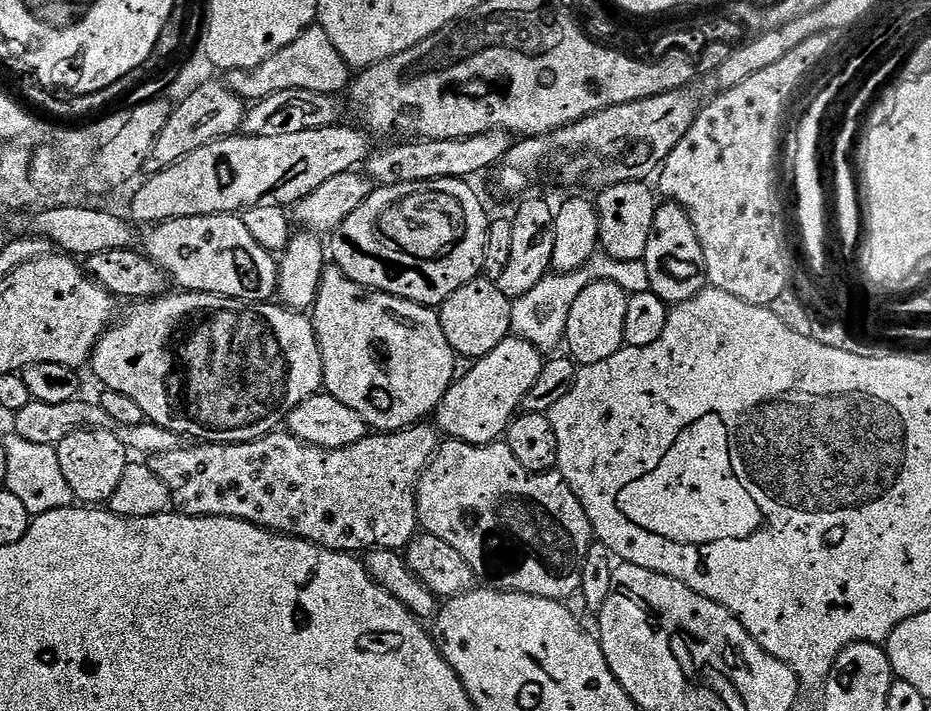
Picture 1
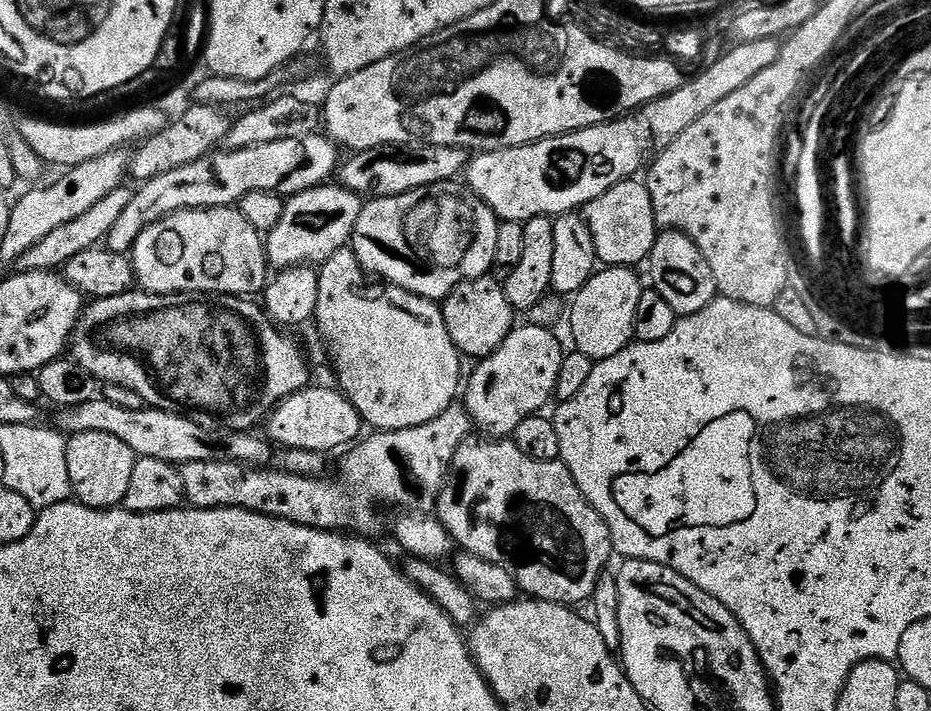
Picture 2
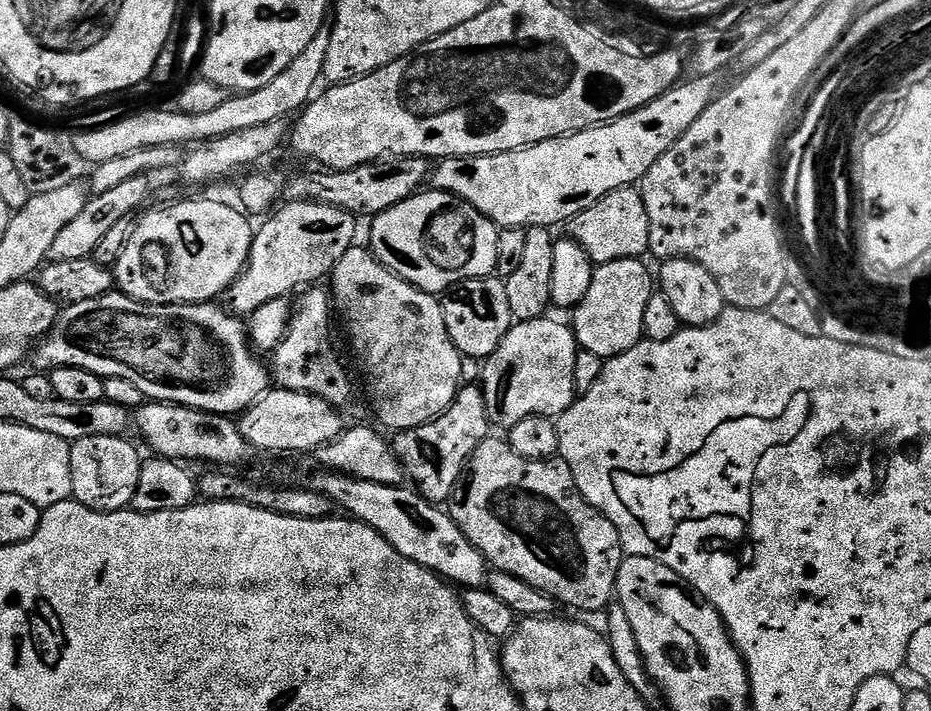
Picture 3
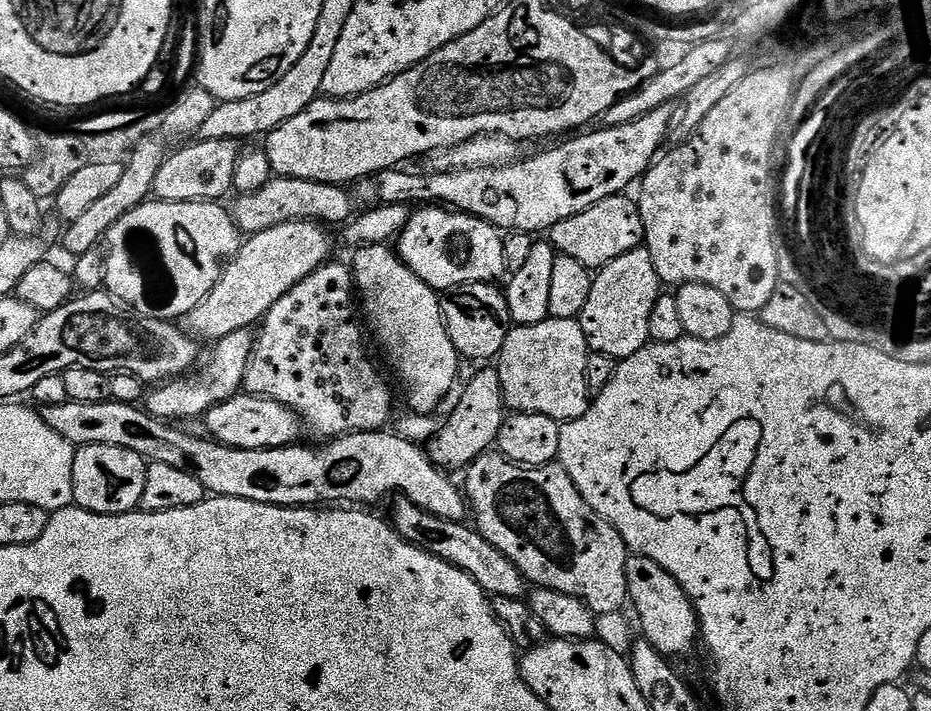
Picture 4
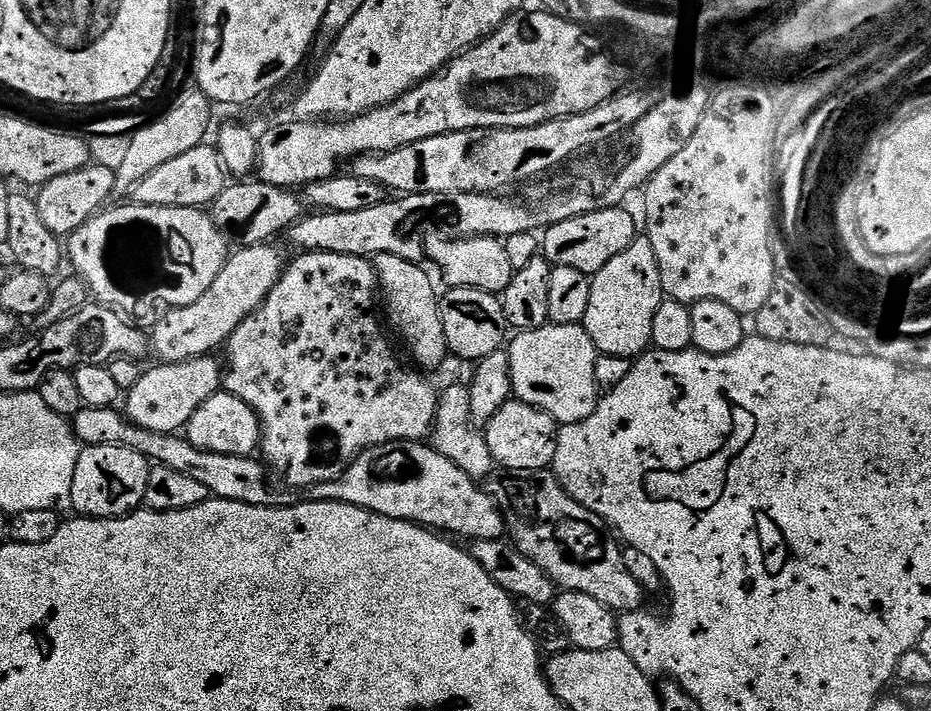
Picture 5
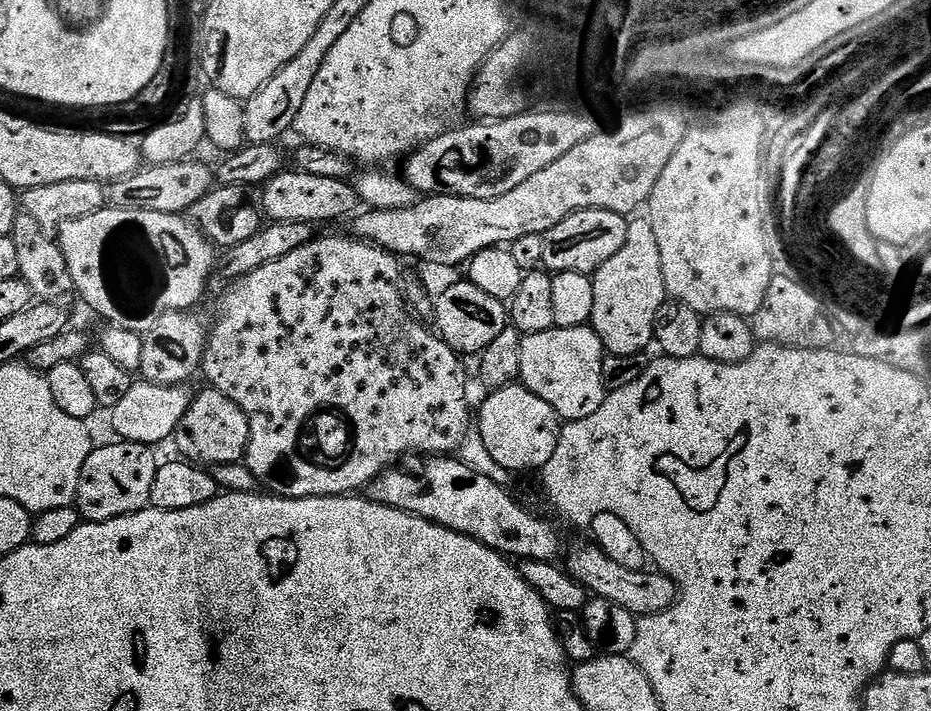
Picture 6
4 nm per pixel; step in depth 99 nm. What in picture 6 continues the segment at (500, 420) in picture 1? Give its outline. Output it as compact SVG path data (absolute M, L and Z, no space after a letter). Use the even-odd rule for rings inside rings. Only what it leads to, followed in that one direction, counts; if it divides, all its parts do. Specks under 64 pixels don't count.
M591 326L551 328L522 339L522 370L519 383L550 406L561 421L590 418L602 406L606 389L602 382L602 362L606 353Z

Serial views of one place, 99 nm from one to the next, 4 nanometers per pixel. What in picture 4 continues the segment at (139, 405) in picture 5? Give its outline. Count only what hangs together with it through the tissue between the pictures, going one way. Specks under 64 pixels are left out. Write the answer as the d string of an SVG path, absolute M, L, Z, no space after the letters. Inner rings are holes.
M252 328L234 330L234 334L226 334L226 338L215 341L211 345L212 353L208 361L201 363L195 370L173 379L166 380L155 385L156 388L147 393L146 411L151 416L169 422L184 420L190 416L203 417L215 404L221 404L237 395L244 387L244 372L250 362L254 332Z

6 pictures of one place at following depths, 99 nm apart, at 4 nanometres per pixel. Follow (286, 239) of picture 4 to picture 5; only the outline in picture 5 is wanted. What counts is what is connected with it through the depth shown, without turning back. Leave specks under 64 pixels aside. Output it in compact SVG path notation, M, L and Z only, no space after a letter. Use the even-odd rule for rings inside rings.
M275 243L255 244L249 248L240 246L229 255L227 262L222 266L218 278L190 306L181 308L169 308L151 325L150 348L156 352L156 360L173 364L174 362L186 362L192 356L207 356L215 353L215 348L223 349L226 342L242 326L244 319L274 290L274 286L280 280L280 275L286 267L286 259L276 249Z

